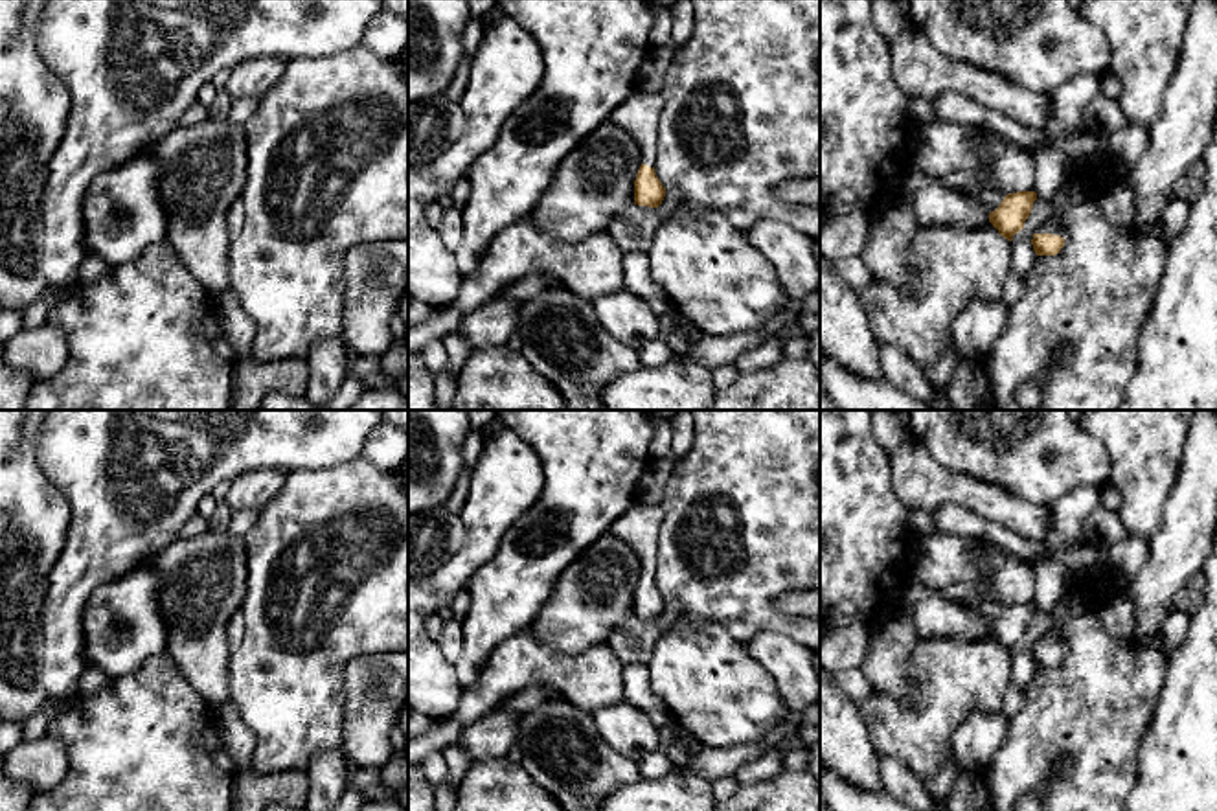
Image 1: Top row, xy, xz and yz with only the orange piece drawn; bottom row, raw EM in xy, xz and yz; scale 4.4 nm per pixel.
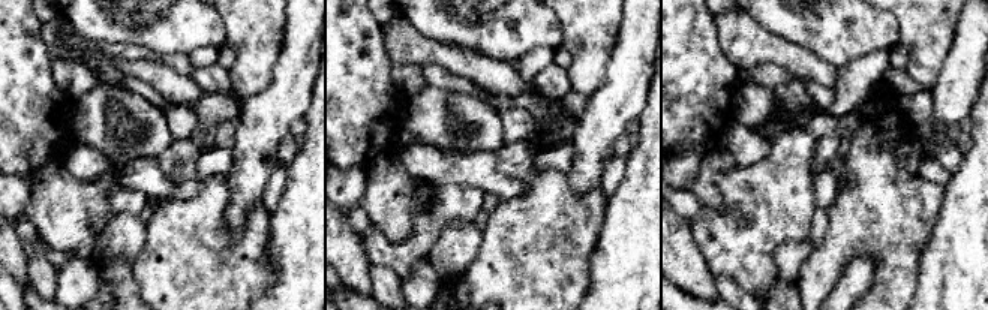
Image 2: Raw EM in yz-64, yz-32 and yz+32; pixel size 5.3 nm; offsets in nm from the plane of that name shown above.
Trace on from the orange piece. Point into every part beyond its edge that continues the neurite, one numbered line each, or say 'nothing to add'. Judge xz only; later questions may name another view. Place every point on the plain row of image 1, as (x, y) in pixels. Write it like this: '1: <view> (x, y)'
1: xz (638, 526)

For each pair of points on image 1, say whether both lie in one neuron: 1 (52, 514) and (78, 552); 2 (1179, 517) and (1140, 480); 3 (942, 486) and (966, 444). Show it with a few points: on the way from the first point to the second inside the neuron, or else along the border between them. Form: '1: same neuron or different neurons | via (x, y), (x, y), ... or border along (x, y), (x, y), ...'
1: different neurons | border along (63, 495), (70, 510), (68, 537), (48, 576)
2: different neurons | border along (1181, 462), (1162, 523), (1148, 539)
3: different neurons | border along (920, 440), (944, 466), (991, 484)

